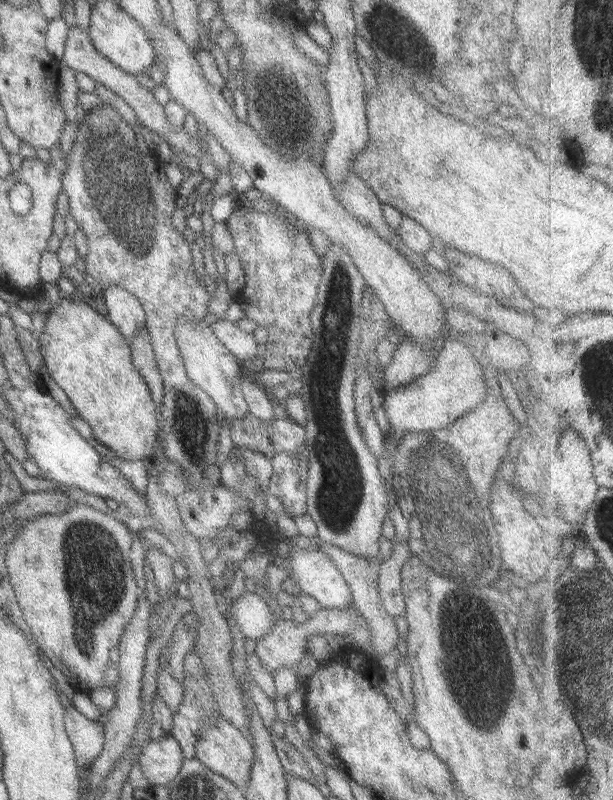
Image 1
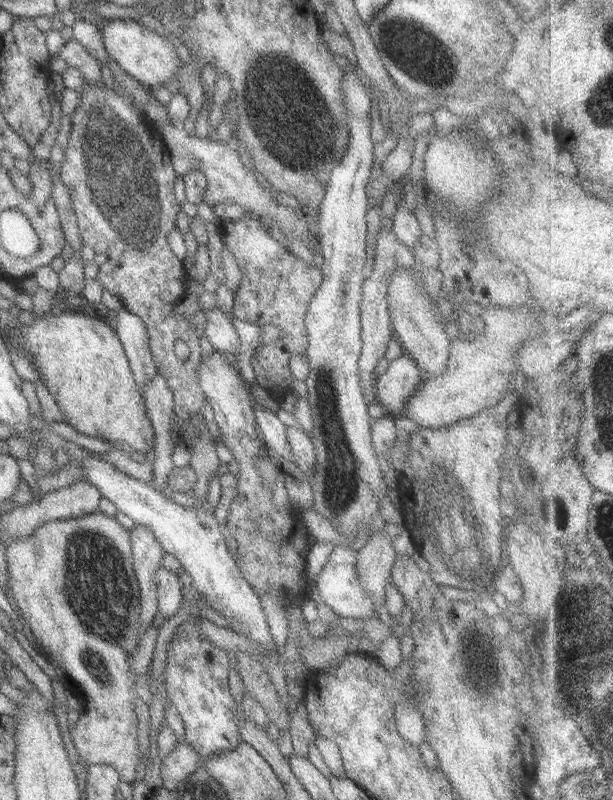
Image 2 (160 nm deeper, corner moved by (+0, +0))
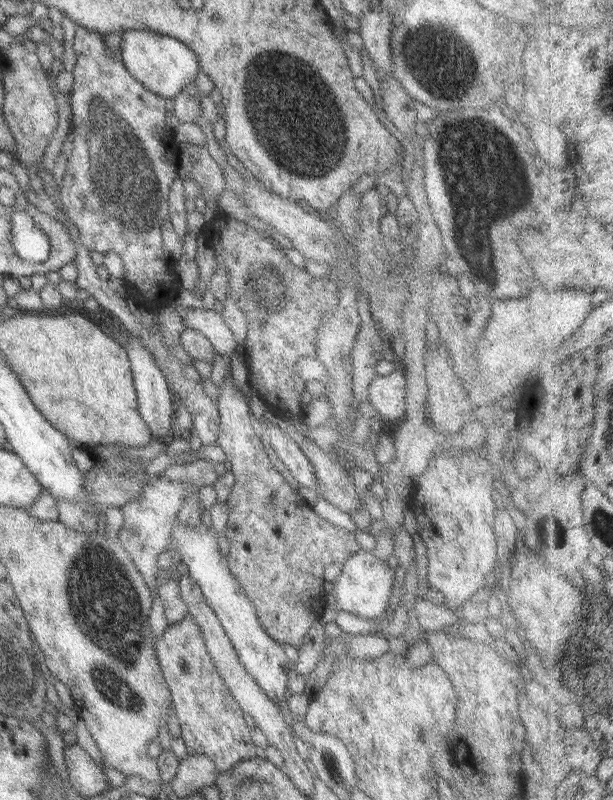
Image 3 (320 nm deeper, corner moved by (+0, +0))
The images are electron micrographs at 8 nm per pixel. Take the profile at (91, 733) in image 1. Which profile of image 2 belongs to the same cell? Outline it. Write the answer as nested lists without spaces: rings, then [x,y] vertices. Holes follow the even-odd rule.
[[[100,512],[84,514],[79,518],[69,518],[67,520],[53,519],[35,527],[29,536],[3,539],[2,553],[6,570],[6,588],[13,595],[17,608],[21,612],[23,622],[29,625],[37,647],[41,652],[47,654],[46,661],[59,672],[72,703],[80,710],[78,720],[74,723],[72,729],[68,731],[69,738],[73,742],[73,748],[77,752],[77,758],[88,765],[106,764],[111,766],[117,772],[121,782],[131,784],[136,780],[135,768],[141,762],[141,759],[139,759],[139,750],[137,749],[137,716],[133,712],[135,703],[139,702],[139,693],[135,689],[137,688],[136,679],[128,668],[131,658],[135,655],[135,649],[138,645],[137,639],[139,639],[139,622],[137,622],[137,619],[139,619],[139,592],[132,569],[128,530],[123,529],[114,517],[103,515]]]

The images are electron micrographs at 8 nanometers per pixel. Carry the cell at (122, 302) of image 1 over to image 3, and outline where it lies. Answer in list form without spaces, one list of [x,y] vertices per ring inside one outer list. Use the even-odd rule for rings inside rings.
[[[129,335],[127,344],[123,348],[129,361],[132,385],[136,396],[136,410],[141,420],[143,420],[150,430],[152,438],[163,443],[168,442],[172,434],[171,422],[175,417],[173,408],[171,408],[173,394],[168,387],[168,381],[158,369],[154,358],[138,341],[138,338]]]

